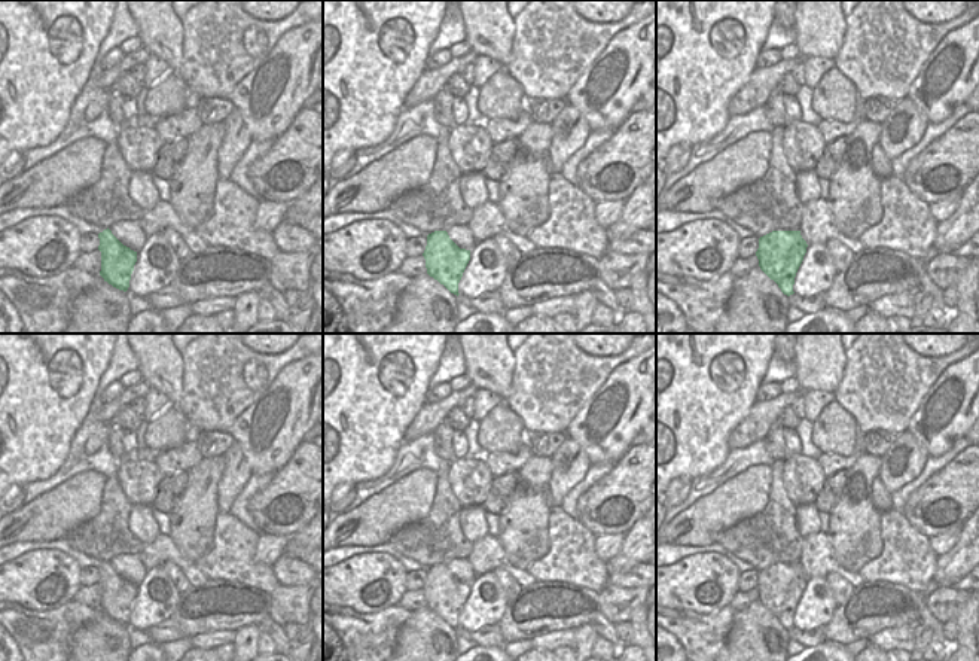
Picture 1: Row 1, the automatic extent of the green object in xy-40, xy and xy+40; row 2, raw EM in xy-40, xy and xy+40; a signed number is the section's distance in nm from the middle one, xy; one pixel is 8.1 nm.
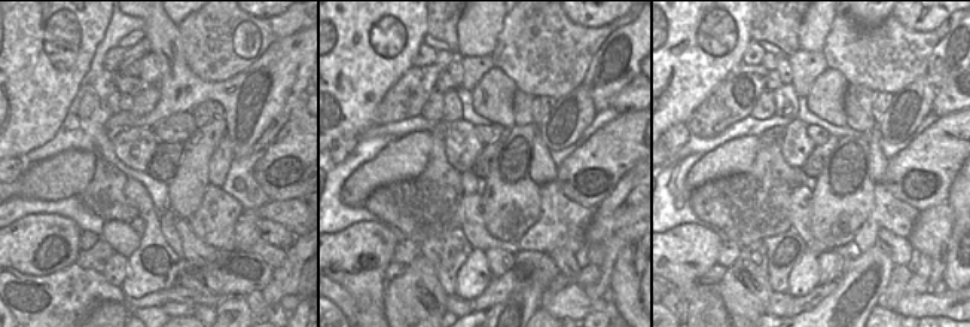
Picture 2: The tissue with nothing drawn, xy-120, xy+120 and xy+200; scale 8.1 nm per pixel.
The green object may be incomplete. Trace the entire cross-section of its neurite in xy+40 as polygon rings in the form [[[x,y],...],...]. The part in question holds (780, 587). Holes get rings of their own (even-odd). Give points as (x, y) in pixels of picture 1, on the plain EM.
[[[772,564],[759,572],[759,600],[787,630],[795,627],[795,610],[806,581],[800,564]]]

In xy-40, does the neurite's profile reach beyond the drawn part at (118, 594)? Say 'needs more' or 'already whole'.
already whole

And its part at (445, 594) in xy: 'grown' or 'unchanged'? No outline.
unchanged

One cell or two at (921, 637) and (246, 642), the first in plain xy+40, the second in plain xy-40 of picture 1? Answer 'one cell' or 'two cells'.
one cell

